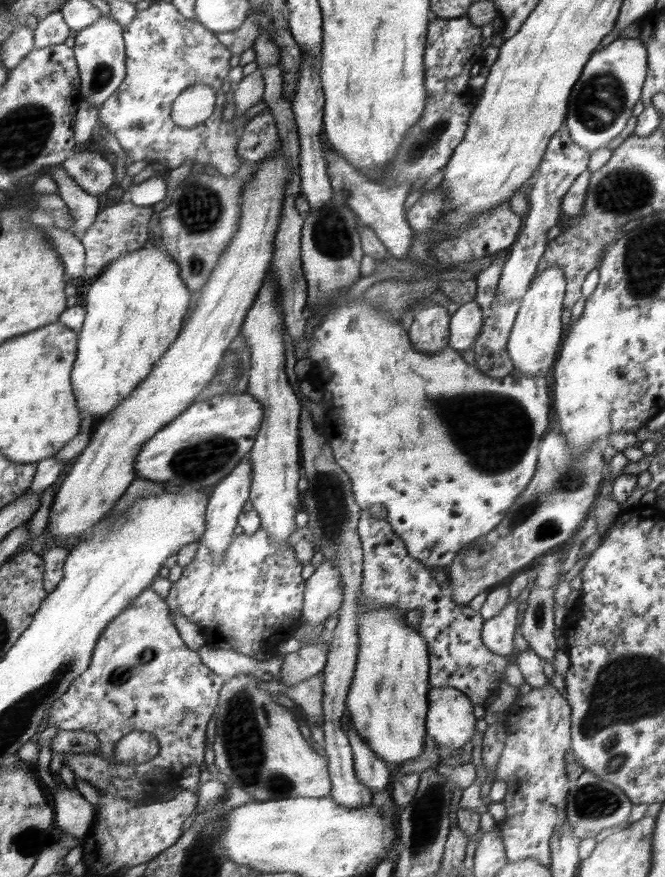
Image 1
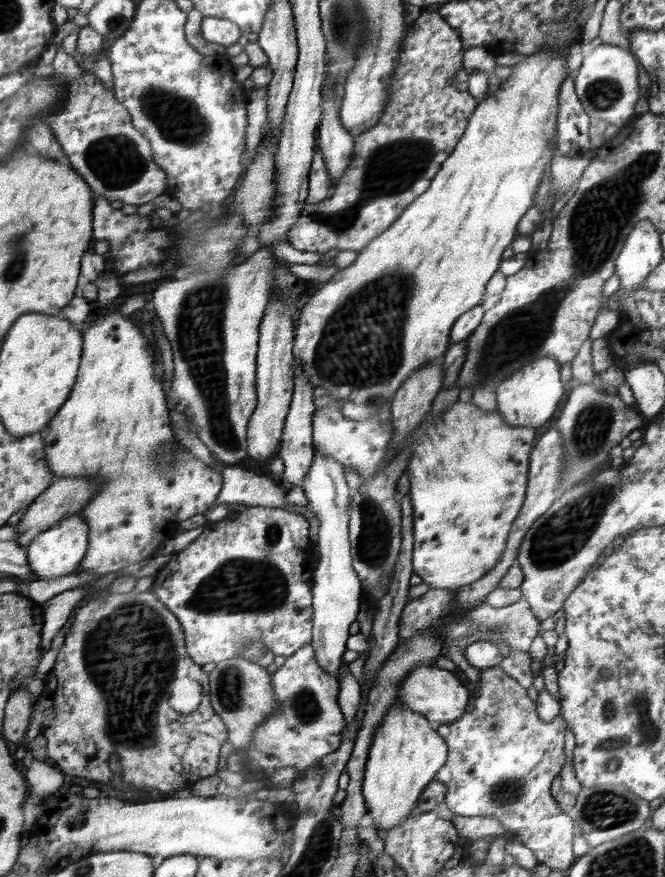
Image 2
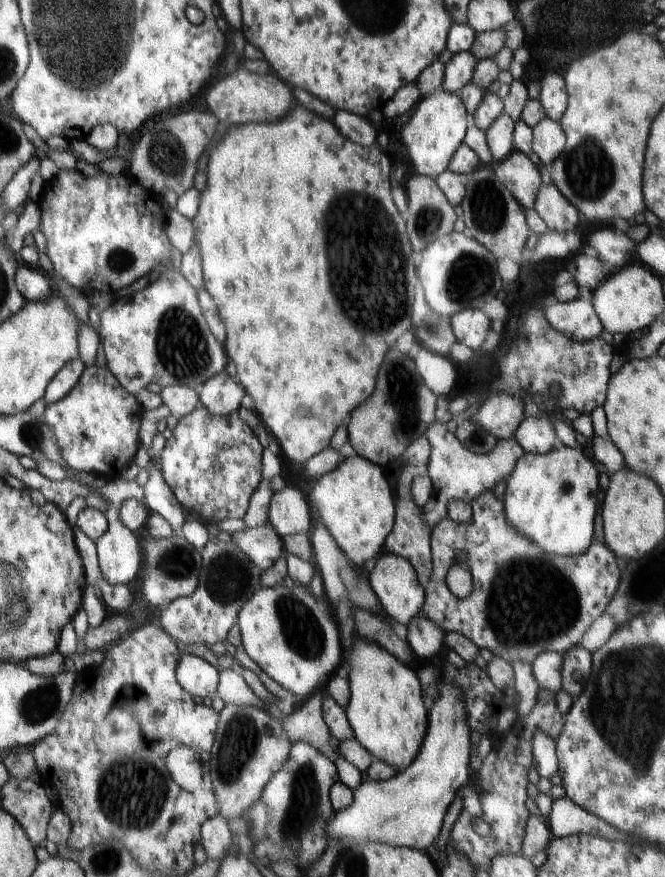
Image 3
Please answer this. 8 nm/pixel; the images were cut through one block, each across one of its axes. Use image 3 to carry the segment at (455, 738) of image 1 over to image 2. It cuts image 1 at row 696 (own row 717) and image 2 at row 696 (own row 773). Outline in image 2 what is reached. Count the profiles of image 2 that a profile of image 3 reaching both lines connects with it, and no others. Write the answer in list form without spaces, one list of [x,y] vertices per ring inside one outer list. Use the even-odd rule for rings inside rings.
[[[434,664],[420,666],[420,668],[414,668],[414,671],[408,672],[408,676],[400,684],[396,700],[403,706],[409,706],[412,711],[424,713],[430,724],[442,726],[442,724],[453,723],[466,714],[466,706],[470,702],[470,692],[460,684],[460,680],[452,674],[452,671]]]

